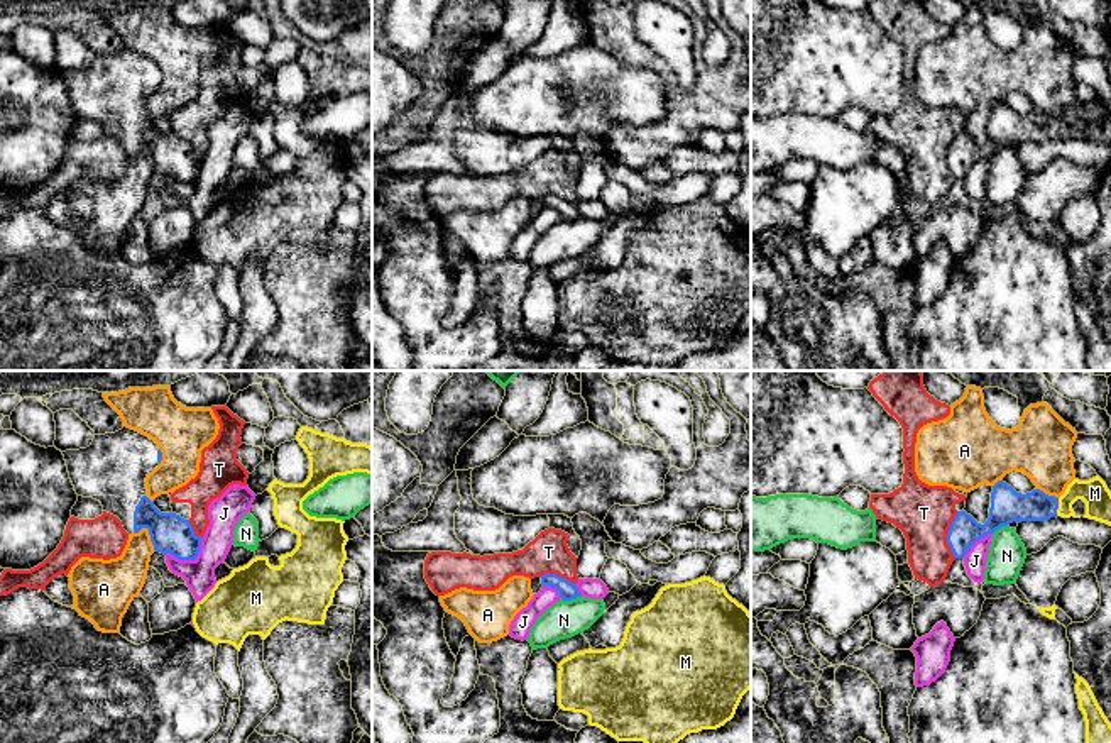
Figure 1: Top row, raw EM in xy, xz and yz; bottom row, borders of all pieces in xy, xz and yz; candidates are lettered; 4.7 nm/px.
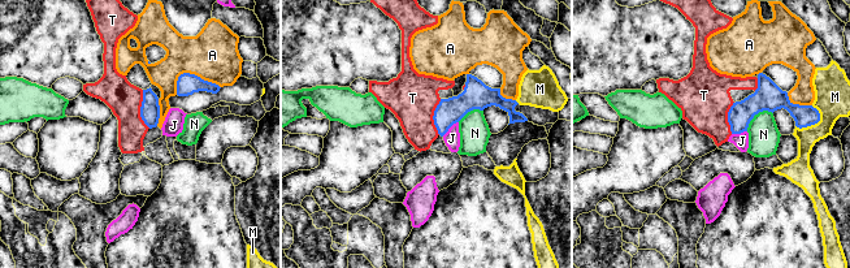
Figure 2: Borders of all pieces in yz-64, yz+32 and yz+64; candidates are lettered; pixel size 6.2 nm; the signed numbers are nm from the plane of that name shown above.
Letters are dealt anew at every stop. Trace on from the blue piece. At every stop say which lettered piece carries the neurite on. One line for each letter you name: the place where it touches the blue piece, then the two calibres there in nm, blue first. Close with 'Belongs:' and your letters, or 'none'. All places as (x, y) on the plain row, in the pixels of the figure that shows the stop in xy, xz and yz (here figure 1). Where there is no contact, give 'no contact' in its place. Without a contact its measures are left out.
M: contact yz (1057, 127); calibres 160 and 140 nm
Belongs: M

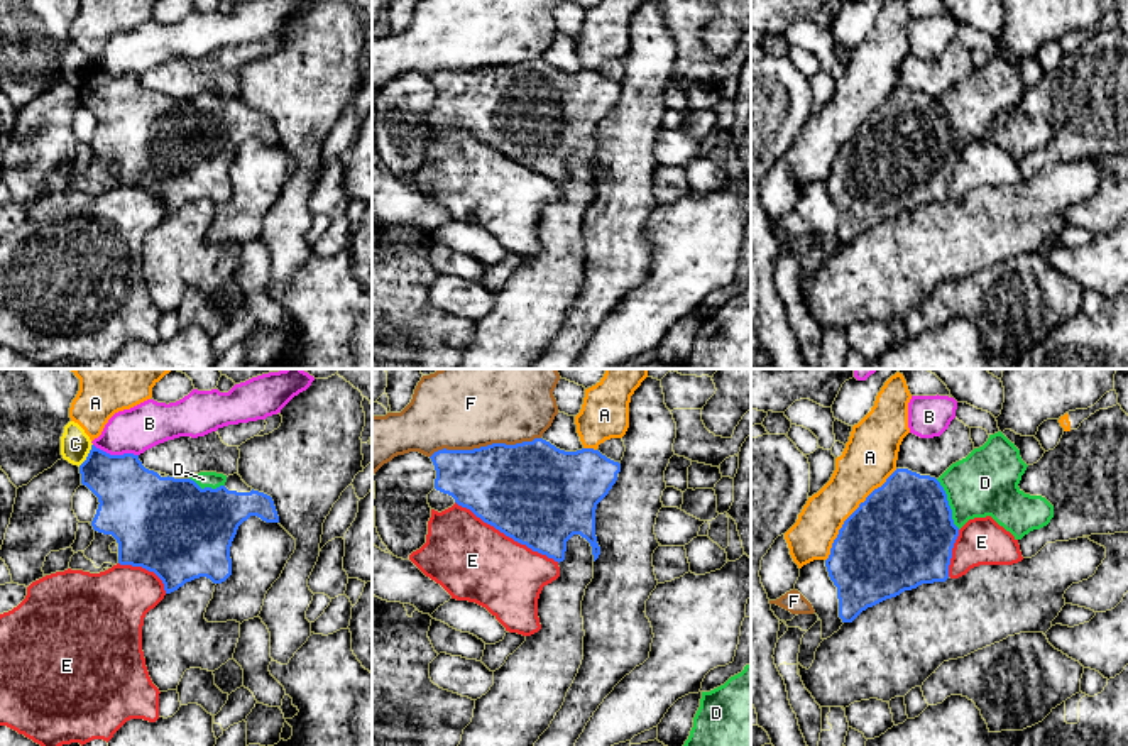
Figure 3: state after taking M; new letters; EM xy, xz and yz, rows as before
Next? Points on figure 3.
D: contact yz (947, 126); calibres 480 and 300 nm
Belongs: D

